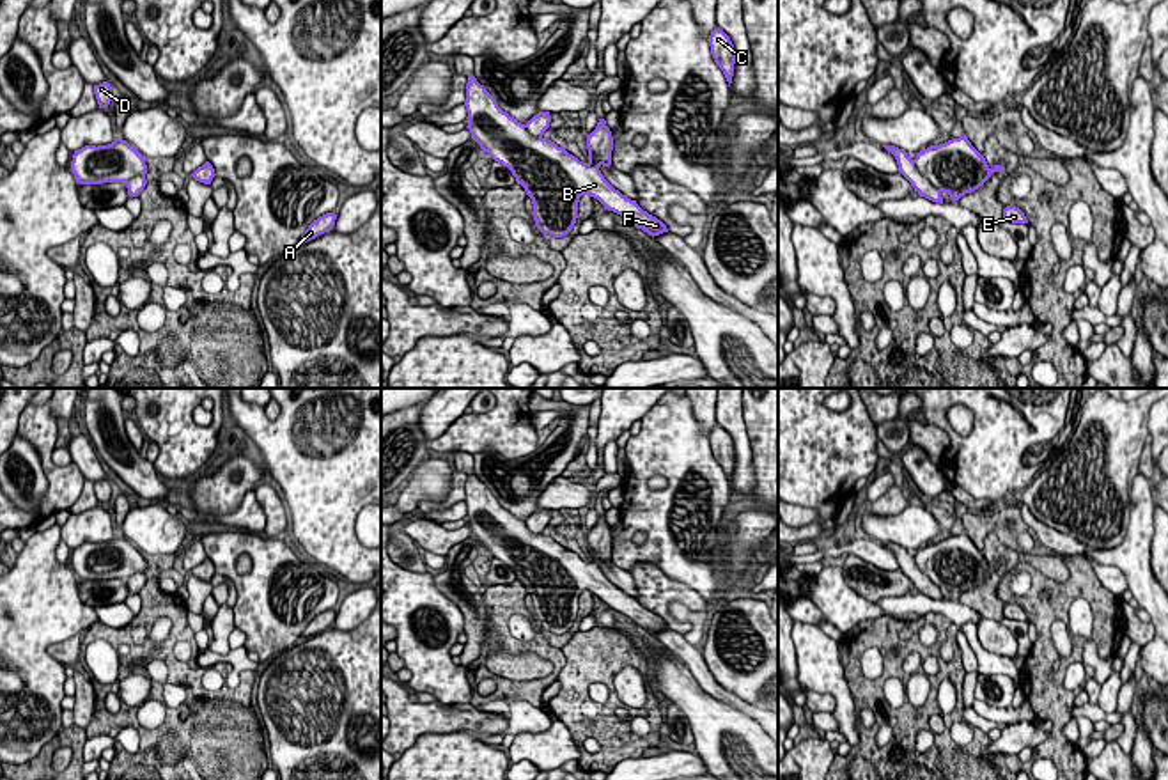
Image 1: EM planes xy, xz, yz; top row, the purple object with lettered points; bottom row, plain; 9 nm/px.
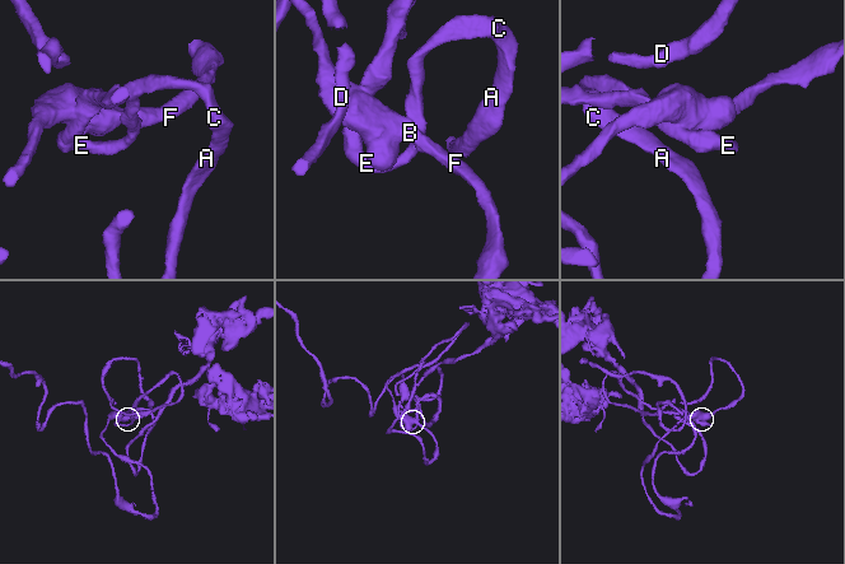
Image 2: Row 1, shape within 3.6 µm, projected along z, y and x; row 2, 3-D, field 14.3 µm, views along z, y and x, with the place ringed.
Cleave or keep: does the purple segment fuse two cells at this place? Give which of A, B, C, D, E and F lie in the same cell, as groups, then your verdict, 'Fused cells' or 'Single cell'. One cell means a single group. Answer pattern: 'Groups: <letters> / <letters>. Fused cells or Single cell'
Groups: A B C D E F. Single cell

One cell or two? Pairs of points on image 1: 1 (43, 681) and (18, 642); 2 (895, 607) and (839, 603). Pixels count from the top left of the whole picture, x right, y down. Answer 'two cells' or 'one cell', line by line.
1: one cell
2: two cells

